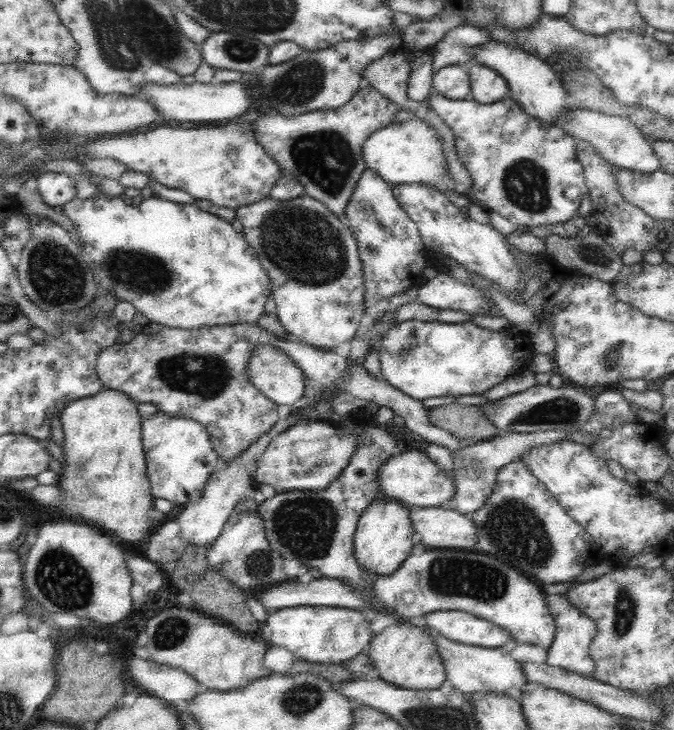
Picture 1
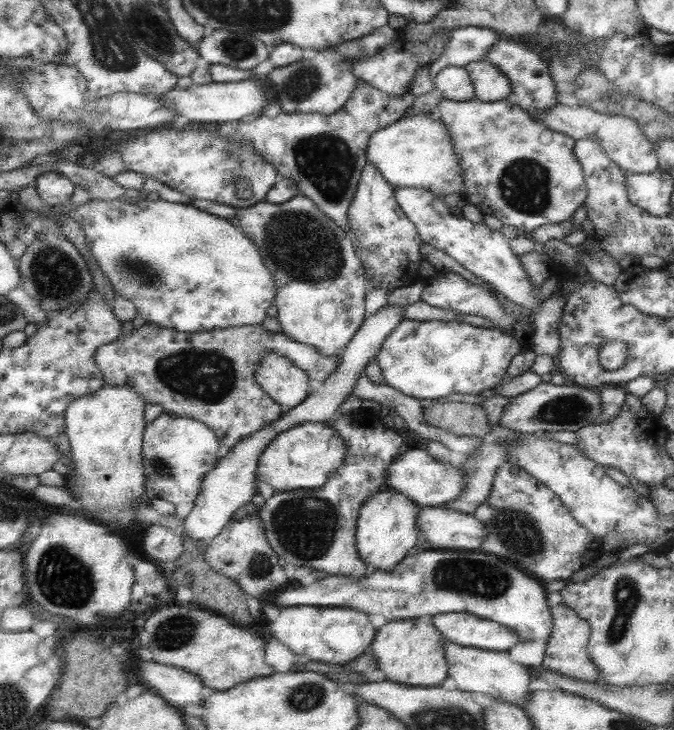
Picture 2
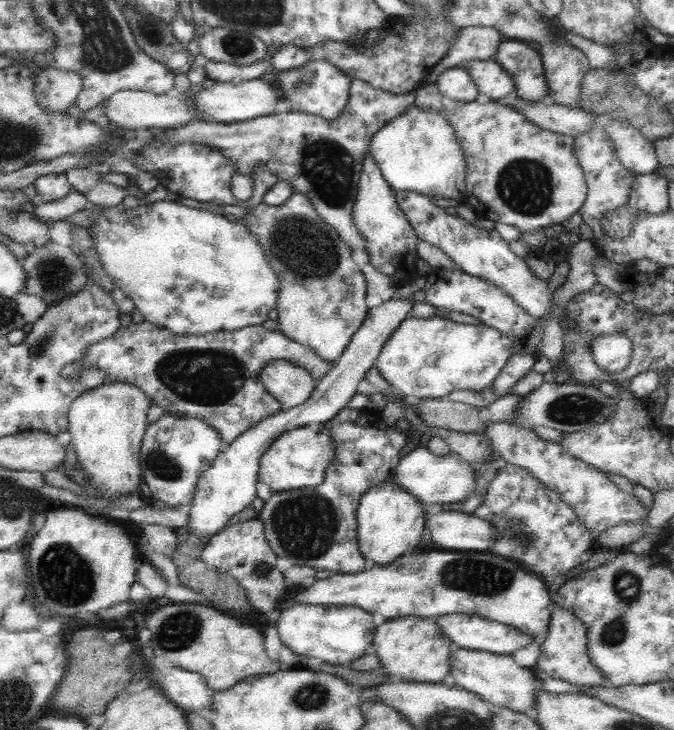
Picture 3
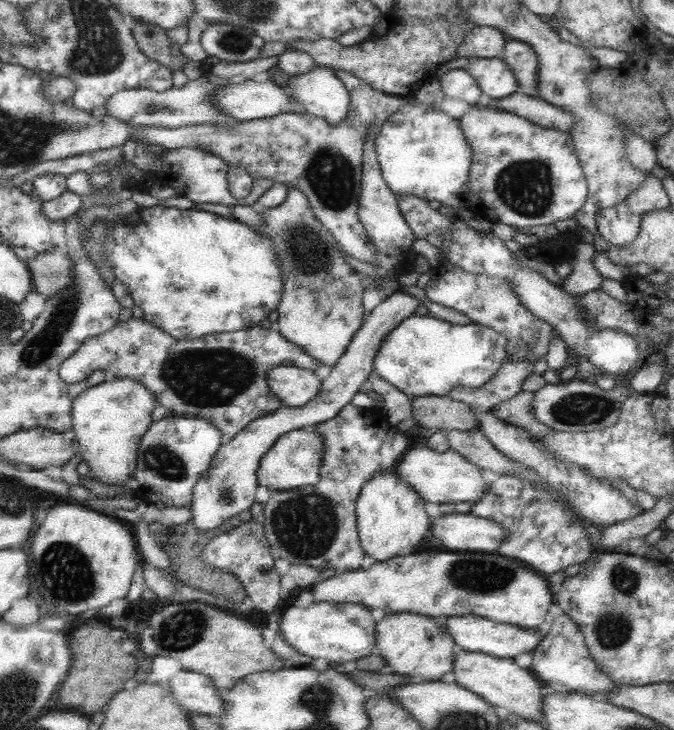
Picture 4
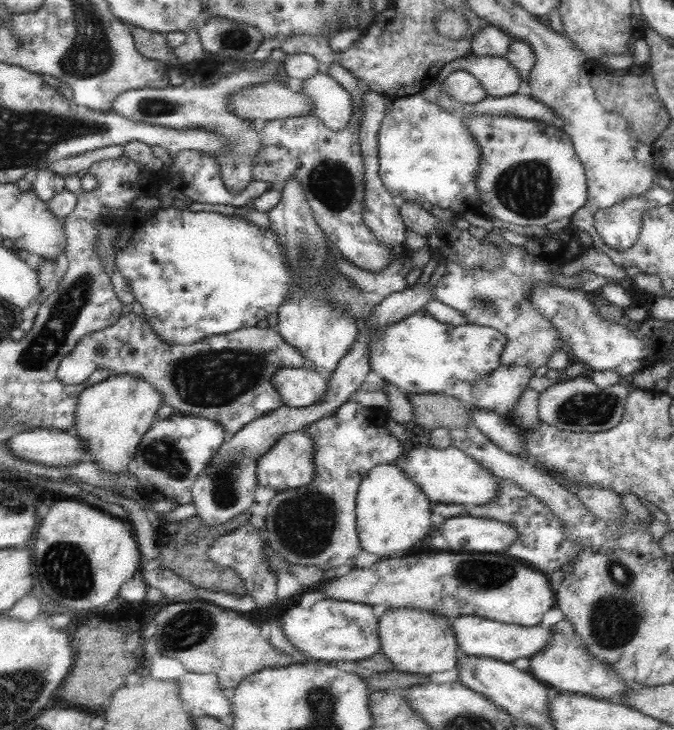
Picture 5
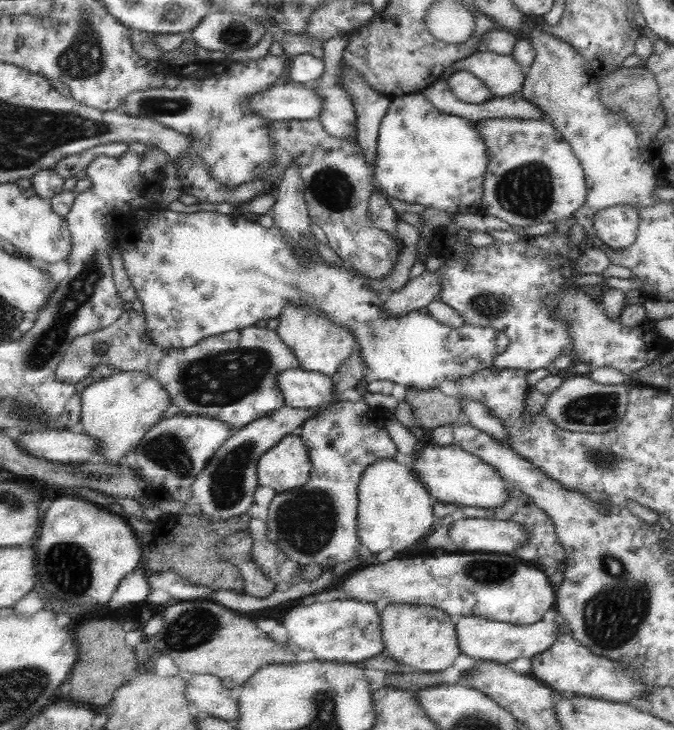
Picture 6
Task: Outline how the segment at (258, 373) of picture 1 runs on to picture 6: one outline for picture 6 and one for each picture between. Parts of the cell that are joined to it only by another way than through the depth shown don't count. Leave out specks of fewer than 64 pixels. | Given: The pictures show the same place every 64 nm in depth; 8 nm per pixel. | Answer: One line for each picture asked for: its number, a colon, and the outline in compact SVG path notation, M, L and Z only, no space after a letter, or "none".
2: M267 354L255 368L255 382L279 406L293 410L305 402L309 390L309 376L305 370L293 366L291 360L277 354Z
3: M285 360L269 362L269 366L261 372L261 382L273 400L277 400L281 412L301 406L313 394L317 384L309 370L293 366Z
4: M275 366L267 372L269 390L285 408L301 408L311 402L321 388L319 378L305 368Z
5: M307 368L277 370L277 374L273 374L271 384L279 392L281 404L289 408L313 406L321 402L327 392L327 380L321 378L315 370Z
6: M283 370L277 376L277 386L283 396L283 406L295 410L323 410L335 404L335 384L329 376L307 370Z

